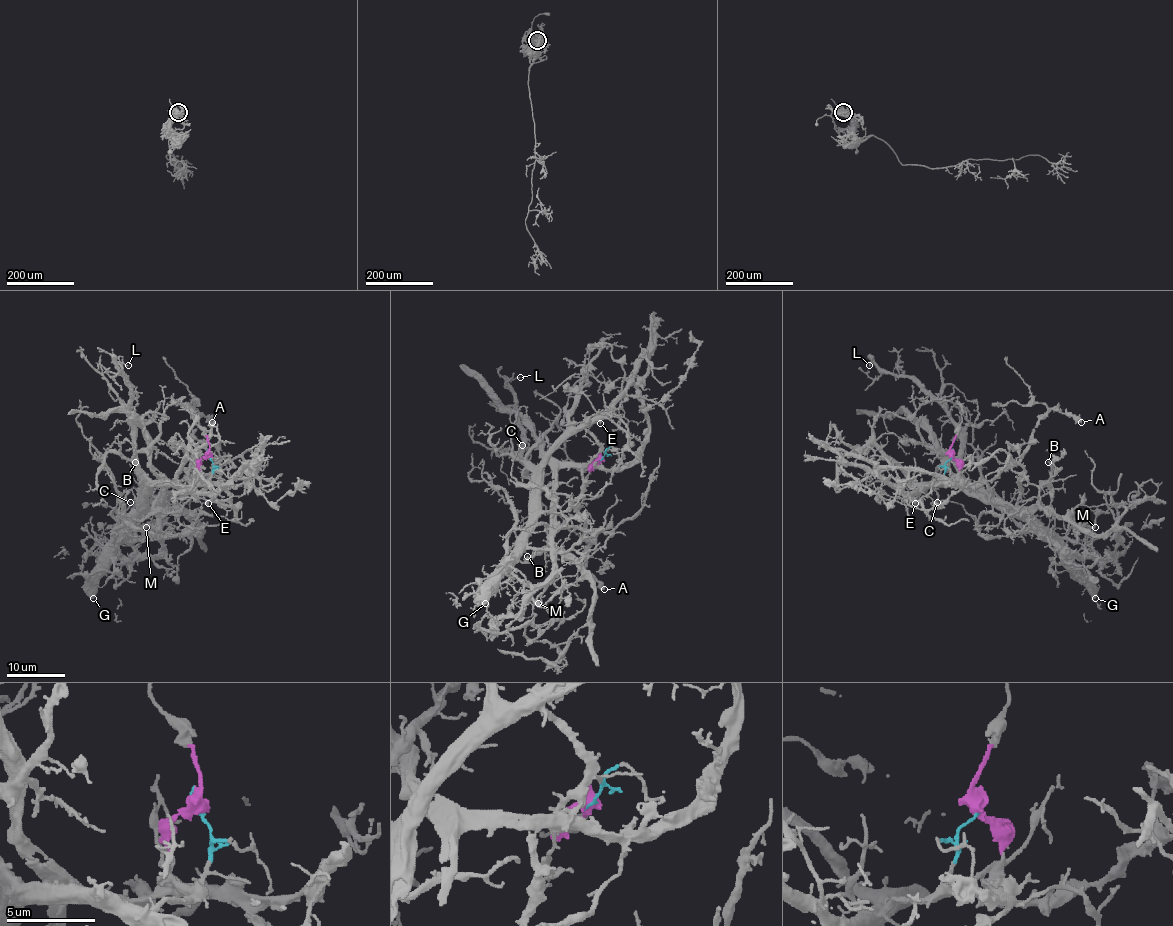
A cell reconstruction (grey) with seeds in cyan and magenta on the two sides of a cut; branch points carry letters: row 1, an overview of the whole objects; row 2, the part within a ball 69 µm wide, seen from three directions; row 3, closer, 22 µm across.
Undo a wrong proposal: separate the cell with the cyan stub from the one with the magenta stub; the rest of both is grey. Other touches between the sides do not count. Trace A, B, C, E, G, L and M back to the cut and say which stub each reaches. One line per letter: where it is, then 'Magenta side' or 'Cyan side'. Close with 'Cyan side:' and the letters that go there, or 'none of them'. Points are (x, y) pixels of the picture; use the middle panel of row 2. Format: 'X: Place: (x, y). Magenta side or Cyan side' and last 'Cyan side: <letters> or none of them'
A: Place: (604, 589). Magenta side
B: Place: (527, 556). Magenta side
C: Place: (522, 445). Cyan side
E: Place: (600, 423). Cyan side
G: Place: (485, 603). Cyan side
L: Place: (520, 377). Cyan side
M: Place: (538, 603). Cyan side
Cyan side: C, E, G, L, M

